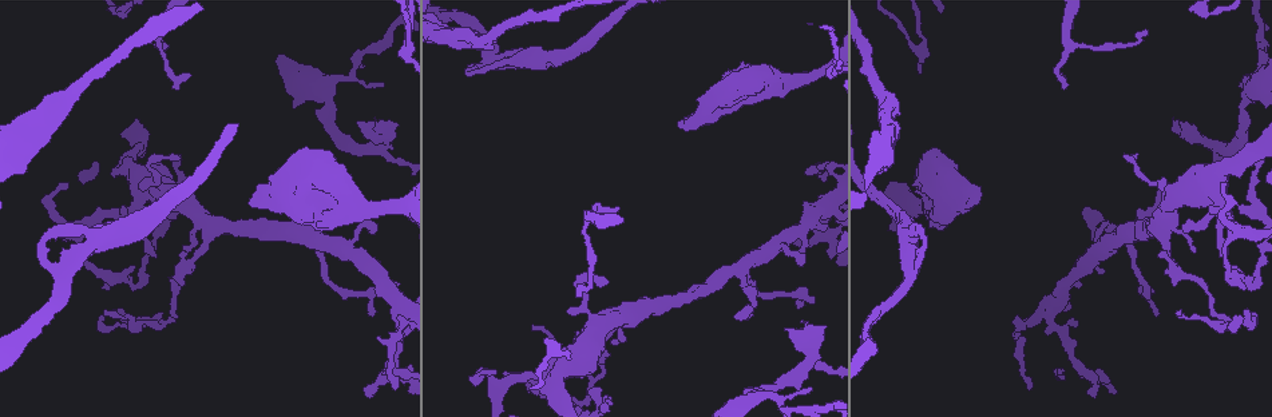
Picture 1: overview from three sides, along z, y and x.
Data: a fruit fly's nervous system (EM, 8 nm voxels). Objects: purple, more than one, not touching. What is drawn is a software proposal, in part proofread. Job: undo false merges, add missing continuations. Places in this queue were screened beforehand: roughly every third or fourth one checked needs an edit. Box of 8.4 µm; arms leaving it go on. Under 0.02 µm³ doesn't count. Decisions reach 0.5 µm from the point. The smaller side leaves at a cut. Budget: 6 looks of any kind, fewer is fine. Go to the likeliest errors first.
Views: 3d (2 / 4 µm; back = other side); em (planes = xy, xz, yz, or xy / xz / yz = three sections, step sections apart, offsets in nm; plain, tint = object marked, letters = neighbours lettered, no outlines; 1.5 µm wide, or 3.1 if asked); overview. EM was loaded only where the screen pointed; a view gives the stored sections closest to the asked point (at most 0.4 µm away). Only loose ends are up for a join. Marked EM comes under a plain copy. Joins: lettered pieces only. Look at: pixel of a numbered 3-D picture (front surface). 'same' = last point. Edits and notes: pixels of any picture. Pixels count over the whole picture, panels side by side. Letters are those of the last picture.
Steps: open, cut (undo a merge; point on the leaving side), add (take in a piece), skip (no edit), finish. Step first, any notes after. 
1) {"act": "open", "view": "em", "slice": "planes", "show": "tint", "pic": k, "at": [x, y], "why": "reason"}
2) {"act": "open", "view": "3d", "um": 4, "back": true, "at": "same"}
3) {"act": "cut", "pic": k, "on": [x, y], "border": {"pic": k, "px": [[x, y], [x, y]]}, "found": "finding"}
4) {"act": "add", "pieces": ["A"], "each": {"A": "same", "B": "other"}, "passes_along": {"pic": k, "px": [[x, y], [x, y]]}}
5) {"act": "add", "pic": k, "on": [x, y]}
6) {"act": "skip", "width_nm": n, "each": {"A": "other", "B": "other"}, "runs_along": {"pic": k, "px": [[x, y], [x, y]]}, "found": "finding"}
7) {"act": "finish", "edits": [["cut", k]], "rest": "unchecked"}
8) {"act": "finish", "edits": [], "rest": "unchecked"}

{"act": "open", "view": "em", "slice": "planes", "show": "letters", "pic": 1, "at": [317, 225], "why": "branch stops here"}

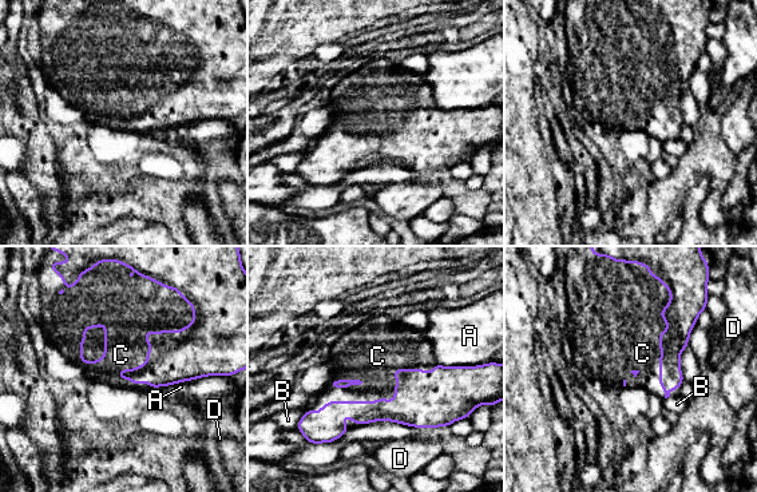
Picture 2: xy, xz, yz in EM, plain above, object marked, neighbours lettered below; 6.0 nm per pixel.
{"act": "add", "pieces": ["C"], "each": {"A": "other", "B": "other", "C": "same", "D": "other"}, "passes_along": {"pic": 2, "px": [[416, 405], [388, 401], [373, 362]]}, "found": "the neuron continues"}

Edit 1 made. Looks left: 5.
{"act": "open", "view": "overview", "why": "redraw"}

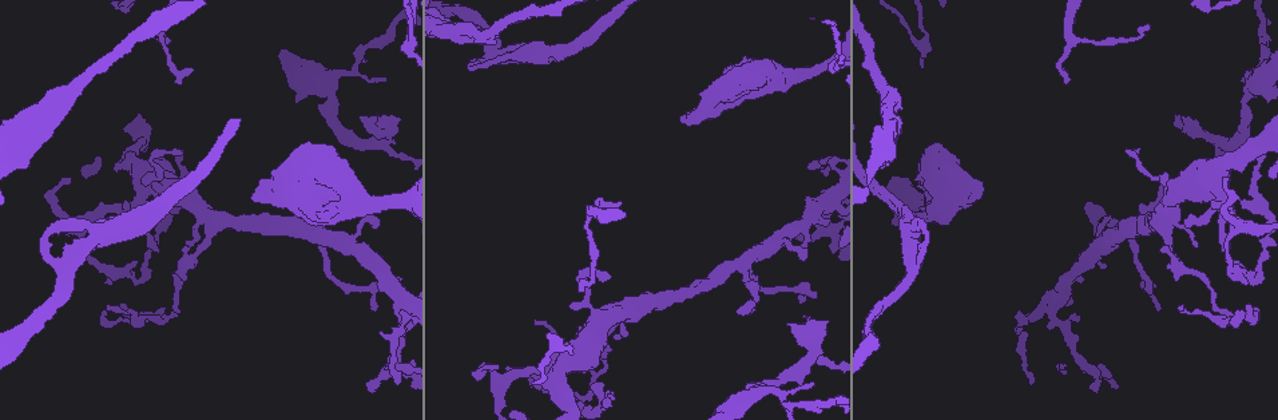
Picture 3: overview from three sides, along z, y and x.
{"act": "open", "view": "em", "slice": "xz", "step": 4, "show": "letters", "pic": 3, "at": [361, 115], "why": "free end"}

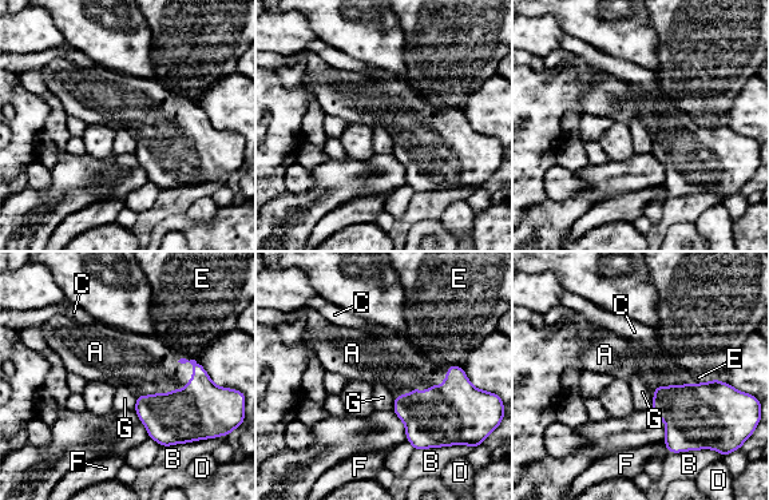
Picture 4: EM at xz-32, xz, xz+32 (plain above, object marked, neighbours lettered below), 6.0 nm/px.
{"act": "open", "view": "em", "slice": "planes", "show": "letters", "at": "same"}

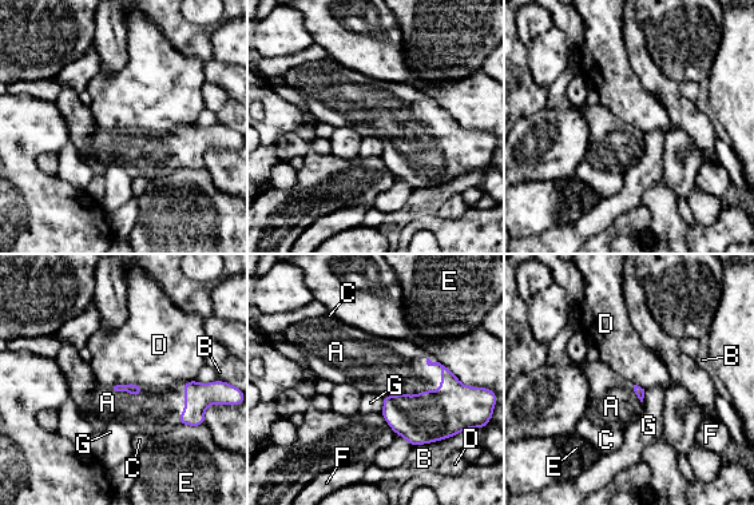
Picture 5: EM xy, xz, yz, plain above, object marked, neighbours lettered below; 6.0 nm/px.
{"act": "add", "pieces": ["A"], "each": {"A": "same", "B": "other", "C": "other", "D": "other", "E": "other", "F": "other", "G": "other"}, "found": "the neuron continues"}

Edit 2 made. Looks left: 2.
{"act": "open", "view": "3d", "um": 2, "pic": 3, "at": [60, 123], "why": "free end"}

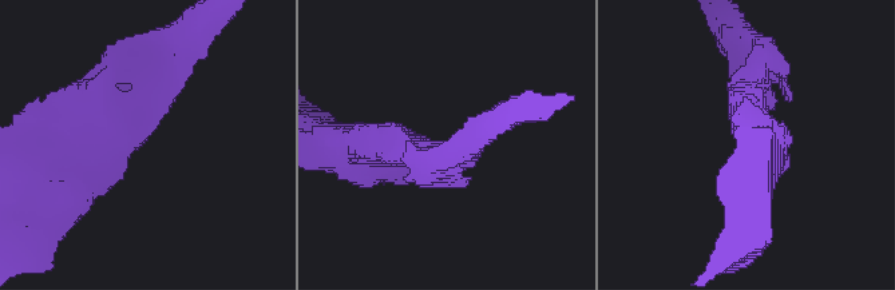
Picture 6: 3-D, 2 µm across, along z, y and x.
{"act": "open", "view": "em", "slice": "planes", "show": "letters", "pic": 6, "at": [145, 133]}

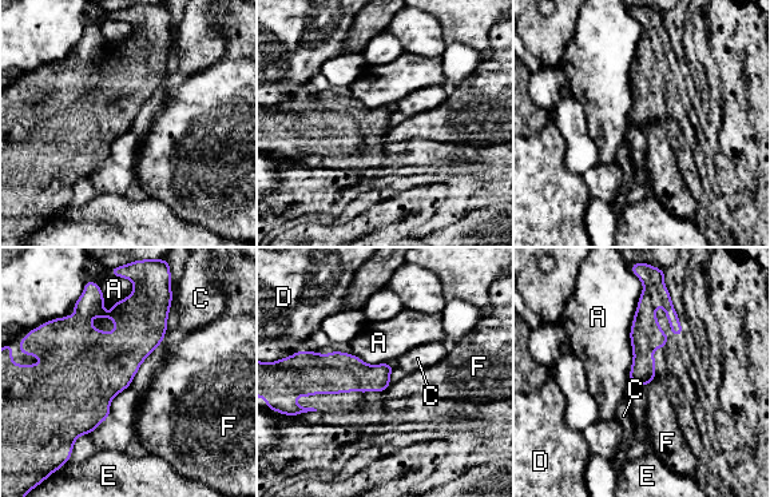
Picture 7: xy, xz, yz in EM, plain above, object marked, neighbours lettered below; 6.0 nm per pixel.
{"act": "skip", "each": {"A": "other", "C": "other", "D": "other", "E": "other", "F": "other"}, "runs_along": {"pic": 7, "px": [[649, 295], [640, 381]]}, "found": "no lettered piece goes on from it"}

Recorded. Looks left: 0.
{"act": "finish", "edits": [["add", 2], ["add", 5]], "rest": "unchecked"}

